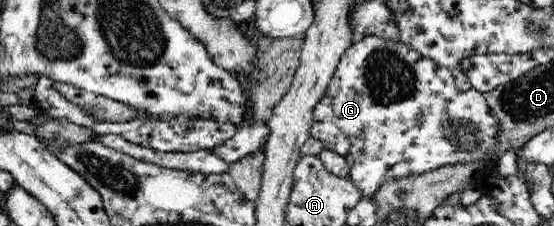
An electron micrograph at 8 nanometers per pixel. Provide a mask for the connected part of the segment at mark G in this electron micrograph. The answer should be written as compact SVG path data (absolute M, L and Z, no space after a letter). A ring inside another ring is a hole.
M367 35L367 37L354 42L338 62L324 97L315 106L313 121L310 125L310 136L322 141L323 149L332 150L338 153L339 156L346 158L346 161L350 164L349 176L350 180L354 182L354 187L359 189L364 199L370 199L374 197L377 189L381 188L382 184L389 183L390 180L401 179L404 176L421 175L421 173L432 172L433 169L438 169L438 167L458 162L475 162L479 164L479 167L486 167L488 164L497 163L500 155L502 155L501 150L497 149L498 130L498 119L494 118L493 111L490 110L489 102L486 101L484 94L474 88L468 91L458 90L454 74L449 67L440 65L437 61L430 58L424 59L424 56L421 57L415 50L402 45L398 40Z

